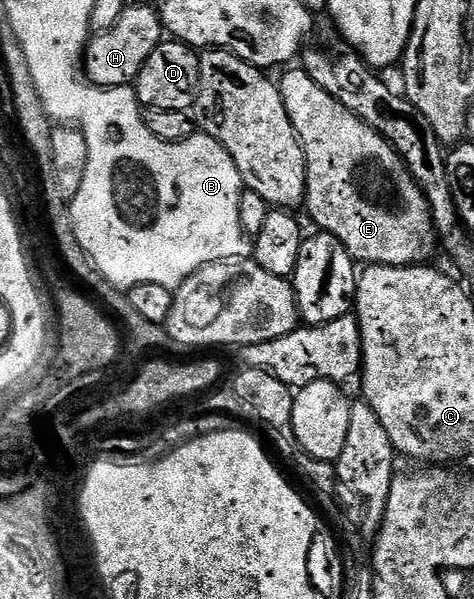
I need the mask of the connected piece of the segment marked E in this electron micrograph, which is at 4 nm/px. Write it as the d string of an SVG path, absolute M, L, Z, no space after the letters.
M294 66L282 76L282 80L277 81L280 94L284 98L284 110L288 110L288 118L292 122L292 126L296 130L298 140L302 144L302 149L306 155L306 202L305 211L310 211L310 216L319 225L321 231L332 234L336 238L340 238L340 242L348 250L348 254L356 262L362 260L366 264L387 264L390 270L401 270L411 266L422 266L434 256L434 244L436 248L436 233L434 230L434 218L430 213L430 204L426 201L426 195L422 193L422 187L412 178L412 174L406 169L406 161L398 155L395 148L387 142L382 135L372 126L368 126L360 118L356 118L356 114L352 114L352 110L348 110L340 102L336 102L336 98L332 98L332 94L328 94L316 82L312 82L312 78L301 67Z

